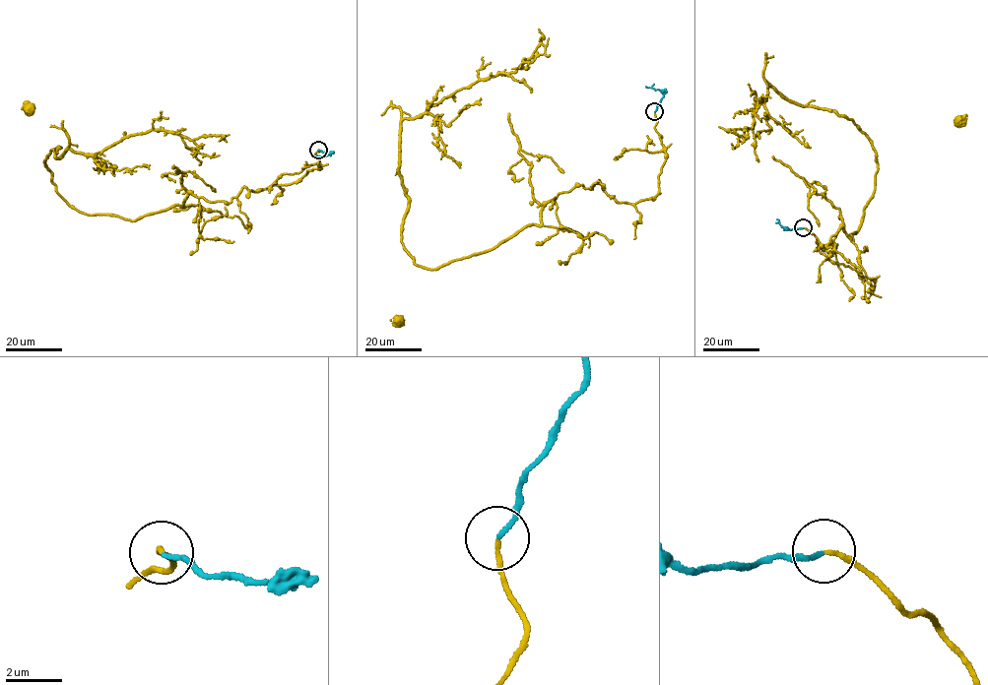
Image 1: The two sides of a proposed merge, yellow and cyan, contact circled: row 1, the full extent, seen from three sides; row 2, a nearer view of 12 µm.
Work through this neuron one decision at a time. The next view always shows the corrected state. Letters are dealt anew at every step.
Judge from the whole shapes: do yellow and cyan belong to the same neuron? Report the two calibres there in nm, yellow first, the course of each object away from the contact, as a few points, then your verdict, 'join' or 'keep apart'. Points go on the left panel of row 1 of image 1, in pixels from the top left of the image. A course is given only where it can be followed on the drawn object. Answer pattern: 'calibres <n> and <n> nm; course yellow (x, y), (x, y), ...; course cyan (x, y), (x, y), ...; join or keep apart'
calibres 150 and 130 nm; course yellow (318, 150), (320, 168), (228, 203), (190, 193), (133, 220), (87, 215), (56, 190), (29, 109); course cyan (318, 150), (330, 153), (325, 156), (314, 156); join

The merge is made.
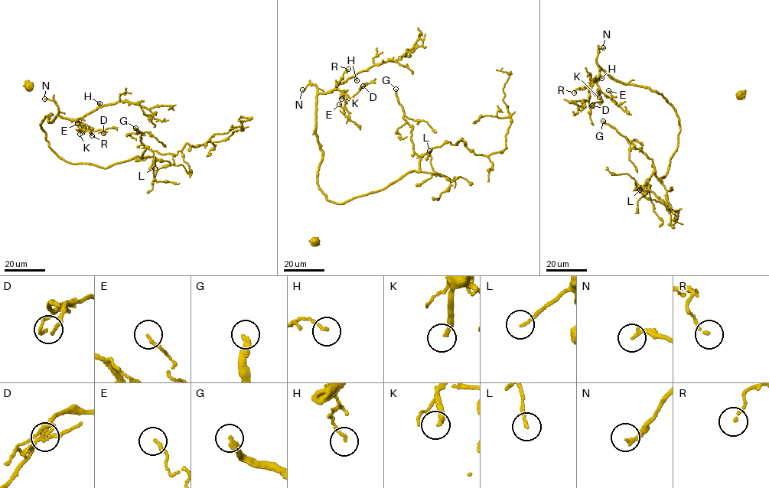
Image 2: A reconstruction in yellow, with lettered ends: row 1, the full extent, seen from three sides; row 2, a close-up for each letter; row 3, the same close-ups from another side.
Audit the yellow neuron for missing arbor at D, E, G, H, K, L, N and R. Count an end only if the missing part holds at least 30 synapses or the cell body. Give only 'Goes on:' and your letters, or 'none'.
Goes on: G, K

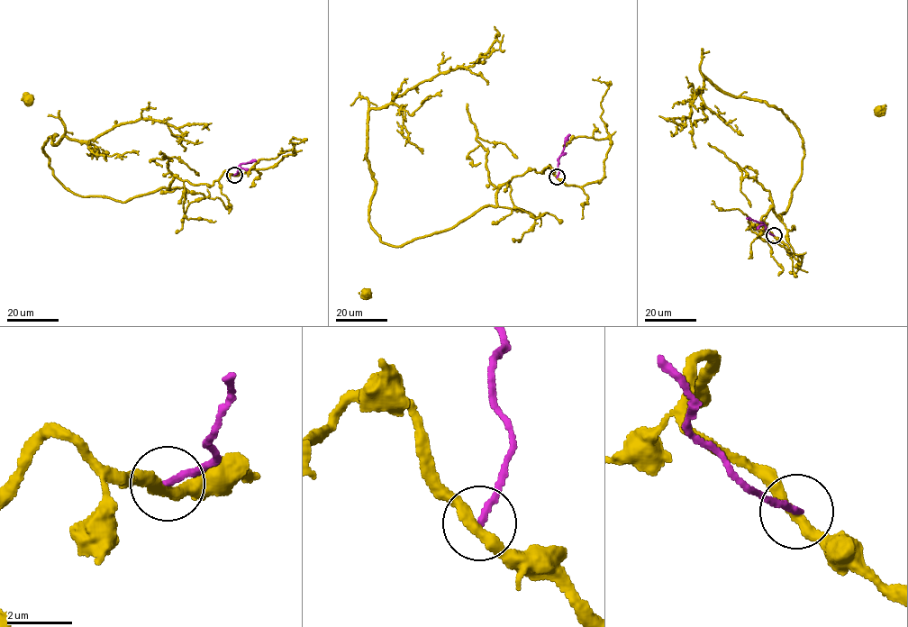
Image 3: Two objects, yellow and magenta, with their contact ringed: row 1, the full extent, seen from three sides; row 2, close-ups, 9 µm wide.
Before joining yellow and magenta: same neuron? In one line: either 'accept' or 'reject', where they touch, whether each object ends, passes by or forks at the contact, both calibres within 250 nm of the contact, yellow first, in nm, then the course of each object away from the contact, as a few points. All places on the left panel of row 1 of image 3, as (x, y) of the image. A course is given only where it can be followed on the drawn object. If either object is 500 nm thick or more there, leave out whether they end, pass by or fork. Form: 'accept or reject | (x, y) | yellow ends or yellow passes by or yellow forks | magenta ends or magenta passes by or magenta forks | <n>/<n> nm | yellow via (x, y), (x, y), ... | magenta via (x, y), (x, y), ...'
reject | (234, 175) | yellow passes by | magenta ends | 320/200 nm | yellow via (233, 175), (226, 170), (207, 186), (176, 177), (169, 188), (123, 202), (76, 195), (49, 166), (28, 100) | magenta via (233, 175), (240, 165), (256, 160)

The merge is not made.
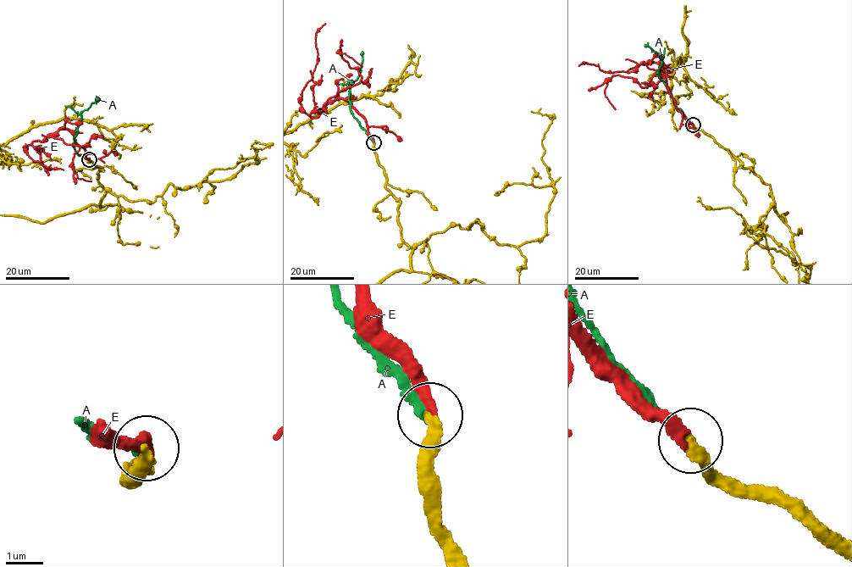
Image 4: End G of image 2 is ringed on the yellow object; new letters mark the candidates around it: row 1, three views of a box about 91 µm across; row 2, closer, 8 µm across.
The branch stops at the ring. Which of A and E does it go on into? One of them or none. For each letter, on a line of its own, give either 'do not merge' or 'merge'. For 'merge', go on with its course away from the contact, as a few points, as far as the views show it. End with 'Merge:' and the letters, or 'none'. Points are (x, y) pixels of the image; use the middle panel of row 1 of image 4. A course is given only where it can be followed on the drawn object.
A: do not merge
E: merge | via (374, 142), (350, 102), (327, 102), (317, 117), (301, 106), (302, 89), (317, 62), (316, 34), (325, 24)
Merge: E

